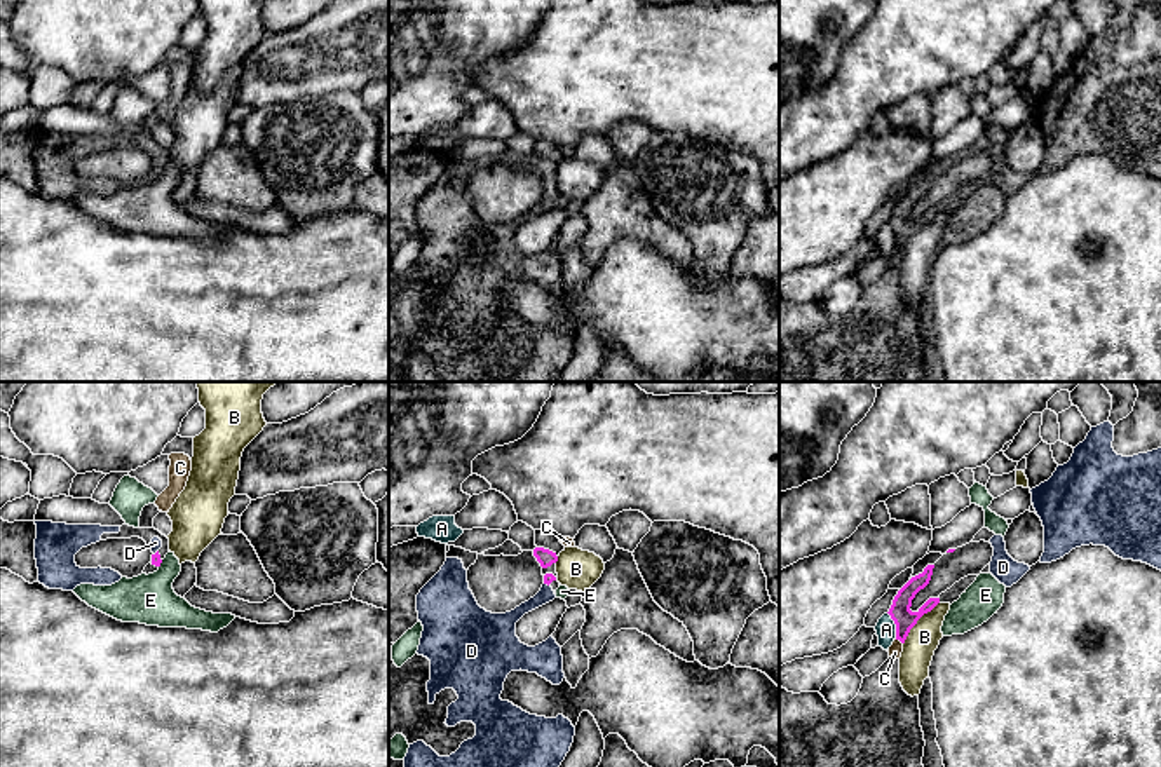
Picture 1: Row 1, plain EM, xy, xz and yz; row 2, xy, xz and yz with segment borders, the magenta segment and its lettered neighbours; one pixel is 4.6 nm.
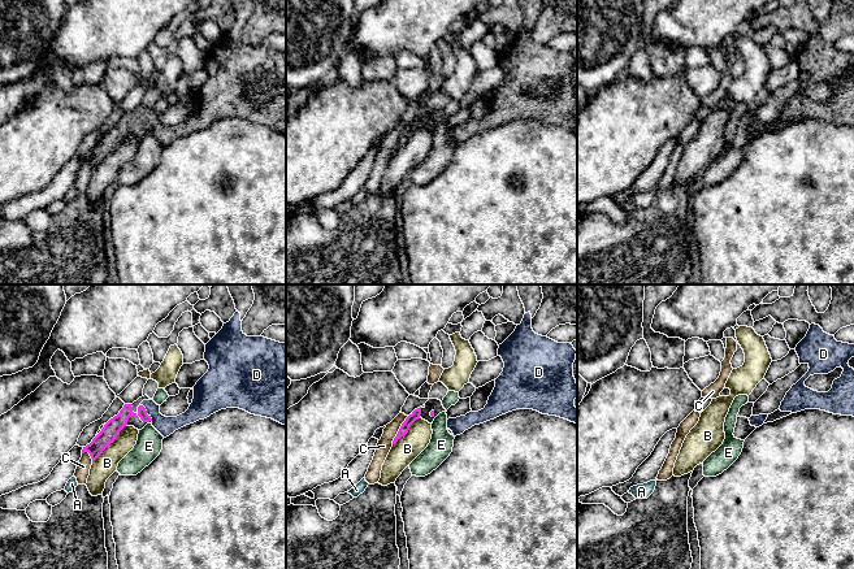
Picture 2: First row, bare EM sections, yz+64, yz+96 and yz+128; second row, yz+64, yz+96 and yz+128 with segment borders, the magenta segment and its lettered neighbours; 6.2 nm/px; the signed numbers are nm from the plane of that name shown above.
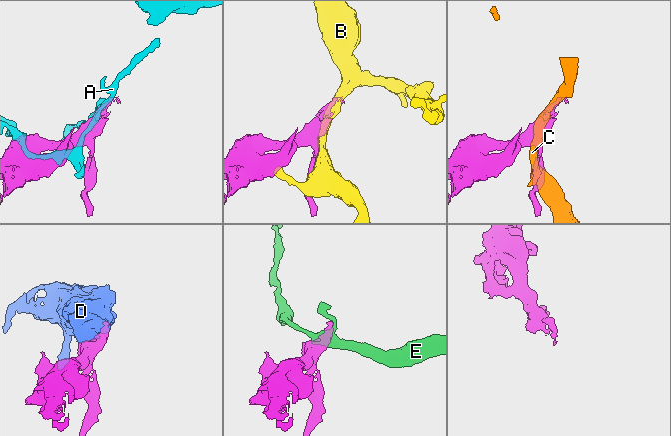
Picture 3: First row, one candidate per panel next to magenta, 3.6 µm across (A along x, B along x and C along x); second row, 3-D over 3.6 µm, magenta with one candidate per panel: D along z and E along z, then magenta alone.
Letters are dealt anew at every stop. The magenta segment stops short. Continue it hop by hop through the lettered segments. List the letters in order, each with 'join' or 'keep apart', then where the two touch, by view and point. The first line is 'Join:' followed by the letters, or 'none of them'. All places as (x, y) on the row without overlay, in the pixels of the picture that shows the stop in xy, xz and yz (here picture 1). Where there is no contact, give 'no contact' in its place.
Join: D
A: keep apart; meets magenta in yz at (895, 232)
B: keep apart; meets magenta in yz at (916, 232)
C: keep apart; meets magenta in yz at (898, 248)
D: join; meets magenta in xy at (156, 162)
E: keep apart; meets magenta in xy at (161, 171)

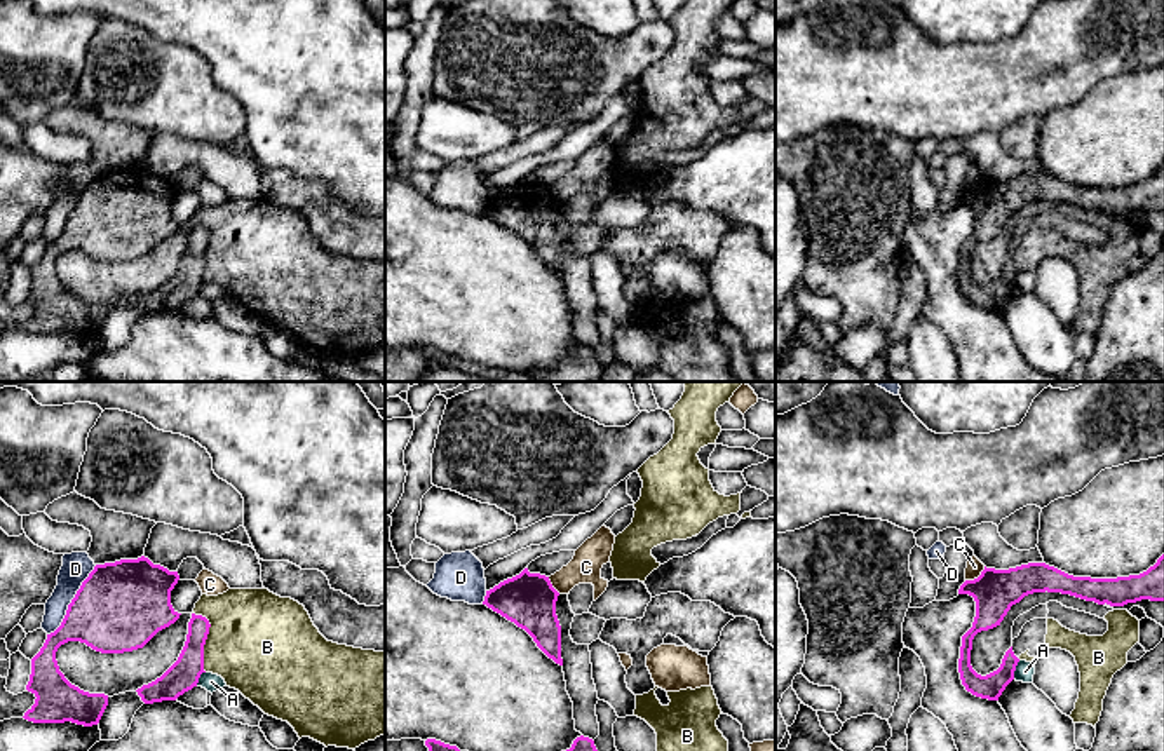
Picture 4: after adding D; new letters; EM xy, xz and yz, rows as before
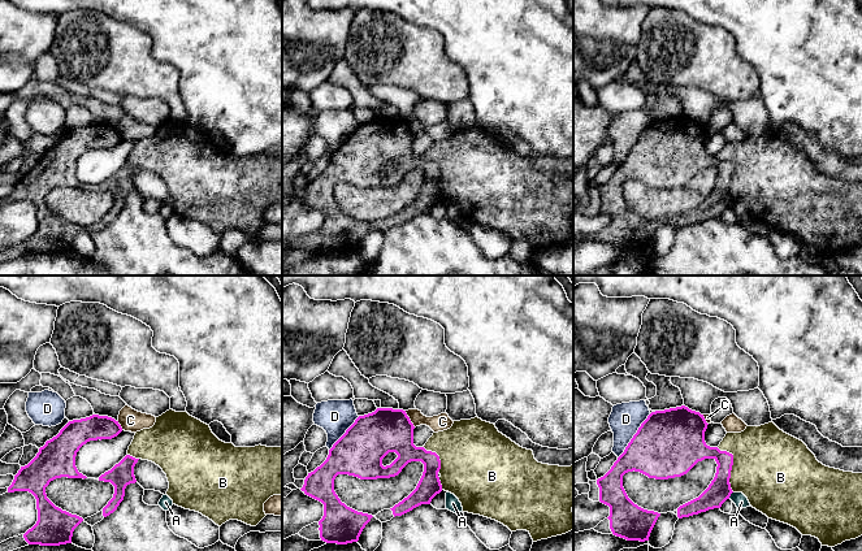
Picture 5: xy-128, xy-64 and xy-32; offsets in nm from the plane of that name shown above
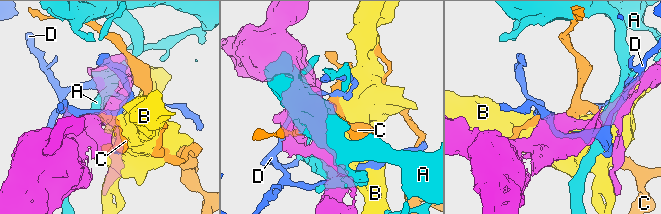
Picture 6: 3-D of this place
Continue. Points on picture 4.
Join: none of them
A: keep apart; meets magenta in yz at (1015, 279)
B: keep apart; meets magenta in xy at (206, 248)
C: keep apart; meets magenta in yz at (978, 187)
D: keep apart; meets magenta in xy at (72, 211)

